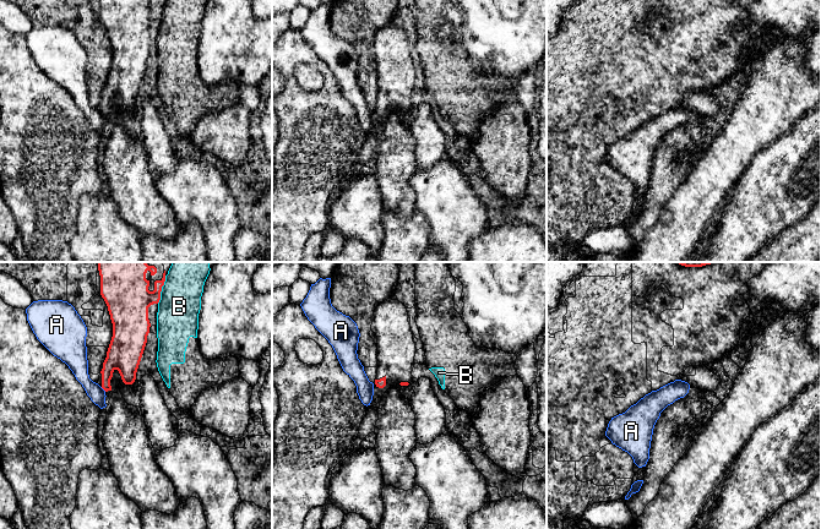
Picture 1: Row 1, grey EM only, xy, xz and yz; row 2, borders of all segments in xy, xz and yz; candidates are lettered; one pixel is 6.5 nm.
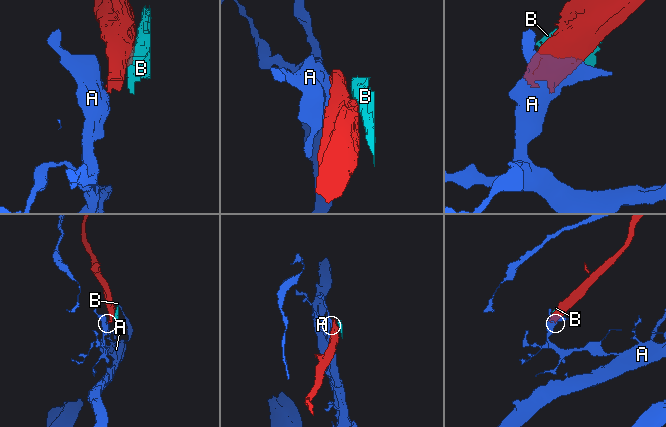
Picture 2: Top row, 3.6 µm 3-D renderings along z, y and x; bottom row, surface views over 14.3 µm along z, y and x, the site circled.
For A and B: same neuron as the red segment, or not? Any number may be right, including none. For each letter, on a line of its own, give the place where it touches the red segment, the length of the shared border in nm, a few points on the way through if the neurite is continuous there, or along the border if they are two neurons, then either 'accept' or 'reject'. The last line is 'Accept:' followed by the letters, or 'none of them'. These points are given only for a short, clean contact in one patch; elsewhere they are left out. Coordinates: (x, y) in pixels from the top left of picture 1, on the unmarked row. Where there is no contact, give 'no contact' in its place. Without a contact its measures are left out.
A: xy (103, 114) | 50 nm | along xy (101, 113), (105, 116) | reject
B: xy (161, 15) | 190 nm | reject
Accept: none of them

